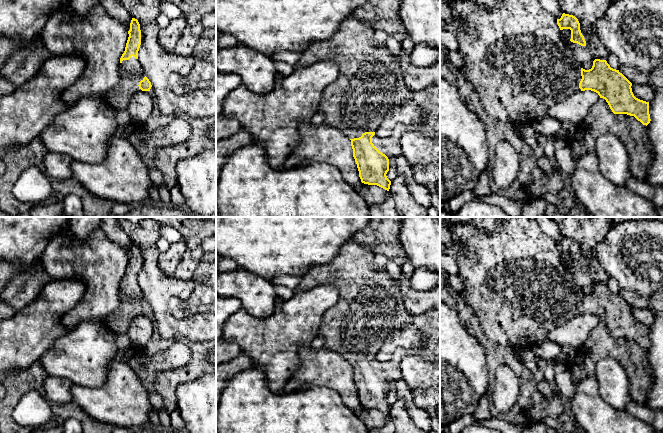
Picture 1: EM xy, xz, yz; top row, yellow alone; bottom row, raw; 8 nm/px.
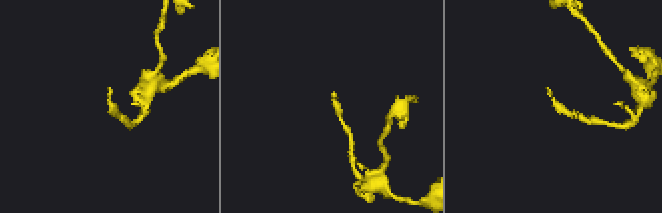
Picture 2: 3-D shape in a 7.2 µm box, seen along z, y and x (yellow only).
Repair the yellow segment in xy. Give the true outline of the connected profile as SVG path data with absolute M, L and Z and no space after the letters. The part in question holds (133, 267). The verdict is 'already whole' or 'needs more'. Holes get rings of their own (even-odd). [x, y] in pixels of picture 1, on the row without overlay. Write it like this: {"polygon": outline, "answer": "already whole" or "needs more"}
{"polygon": "M132 242L125 275L120 282L120 306L103 323L116 336L127 334L131 321L140 315L150 315L152 309L144 299L138 284L141 269L141 254L137 243Z", "answer": "needs more"}

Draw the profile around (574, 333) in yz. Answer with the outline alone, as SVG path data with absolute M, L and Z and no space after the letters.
M580 315L552 330L547 340L579 349L598 323L600 320L594 315Z

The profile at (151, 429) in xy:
M150 426L145 428L138 428L134 430L133 433L179 433L179 432L170 432L168 429L163 427L156 428L156 427Z

